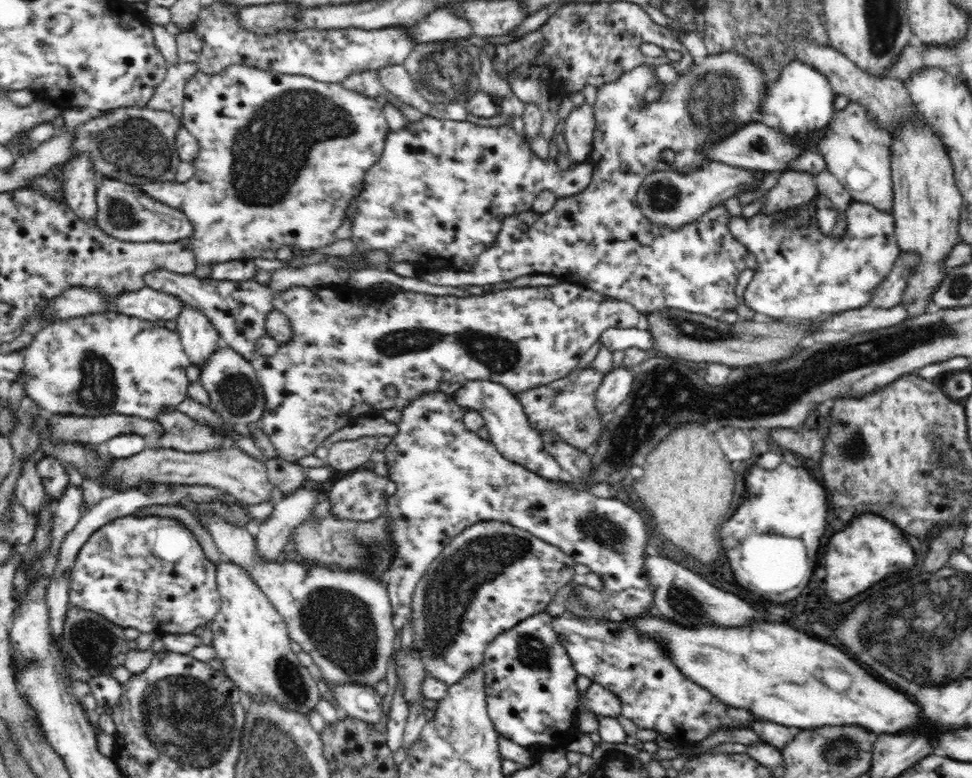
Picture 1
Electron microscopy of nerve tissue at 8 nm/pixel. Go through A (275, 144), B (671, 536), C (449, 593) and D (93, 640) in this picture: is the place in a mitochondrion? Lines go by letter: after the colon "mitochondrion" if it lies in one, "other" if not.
A: mitochondrion
B: other
C: mitochondrion
D: mitochondrion

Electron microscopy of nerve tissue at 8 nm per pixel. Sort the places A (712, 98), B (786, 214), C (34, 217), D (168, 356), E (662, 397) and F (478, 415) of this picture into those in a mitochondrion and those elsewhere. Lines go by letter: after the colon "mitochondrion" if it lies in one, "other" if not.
A: mitochondrion
B: other
C: other
D: other
E: mitochondrion
F: other

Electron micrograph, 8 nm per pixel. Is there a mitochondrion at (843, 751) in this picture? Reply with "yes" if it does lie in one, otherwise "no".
yes

